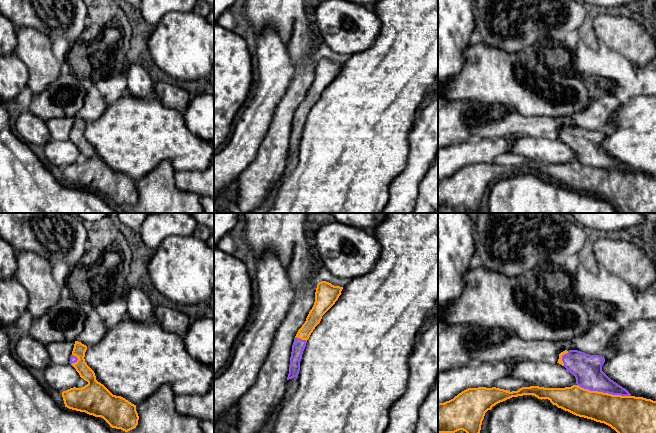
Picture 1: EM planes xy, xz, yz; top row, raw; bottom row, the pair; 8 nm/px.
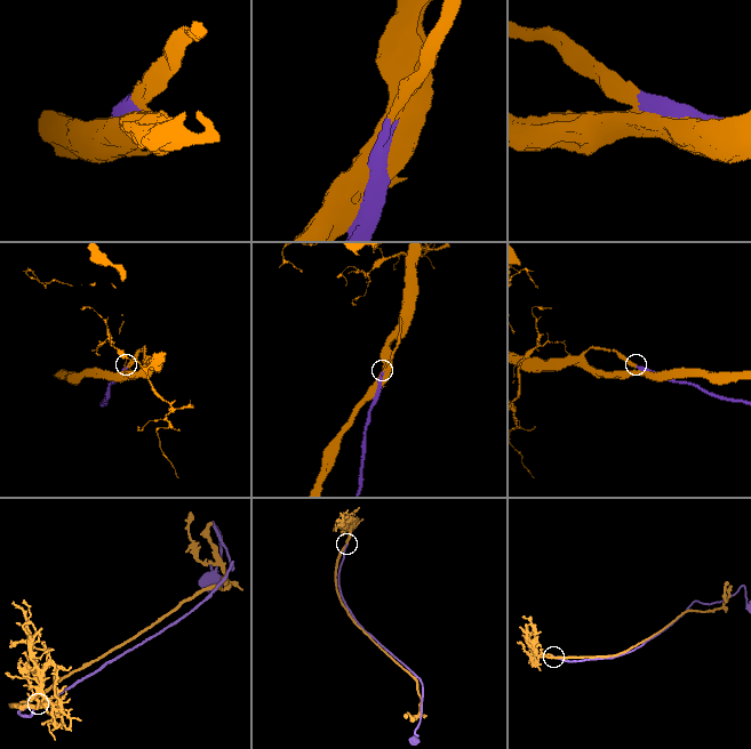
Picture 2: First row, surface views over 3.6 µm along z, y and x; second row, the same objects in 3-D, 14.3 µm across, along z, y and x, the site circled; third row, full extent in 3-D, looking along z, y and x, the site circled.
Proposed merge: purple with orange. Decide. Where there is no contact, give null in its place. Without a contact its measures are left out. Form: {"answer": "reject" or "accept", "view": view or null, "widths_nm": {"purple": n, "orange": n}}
{"answer": "accept", "view": "yz", "widths_nm": {"purple": 240, "orange": 300}}

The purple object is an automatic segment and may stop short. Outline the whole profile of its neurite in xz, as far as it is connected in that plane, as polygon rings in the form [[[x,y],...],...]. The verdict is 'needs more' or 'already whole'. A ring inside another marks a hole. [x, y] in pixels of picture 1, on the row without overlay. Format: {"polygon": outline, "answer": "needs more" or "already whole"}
{"polygon": [[[321,57],[317,60],[315,68],[315,78],[310,86],[305,99],[298,106],[290,133],[289,150],[287,156],[298,153],[300,147],[300,137],[307,116],[315,103],[320,99],[322,92],[335,80],[341,71],[343,63],[334,62],[329,58]]], "answer": "needs more"}

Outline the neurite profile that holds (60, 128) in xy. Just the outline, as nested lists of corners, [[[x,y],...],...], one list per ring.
[[[75,117],[51,118],[46,121],[51,139],[56,141],[69,140]]]

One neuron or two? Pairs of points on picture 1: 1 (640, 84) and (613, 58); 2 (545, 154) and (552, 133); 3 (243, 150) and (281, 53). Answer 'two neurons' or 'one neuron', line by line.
1: one neuron
2: two neurons
3: one neuron

